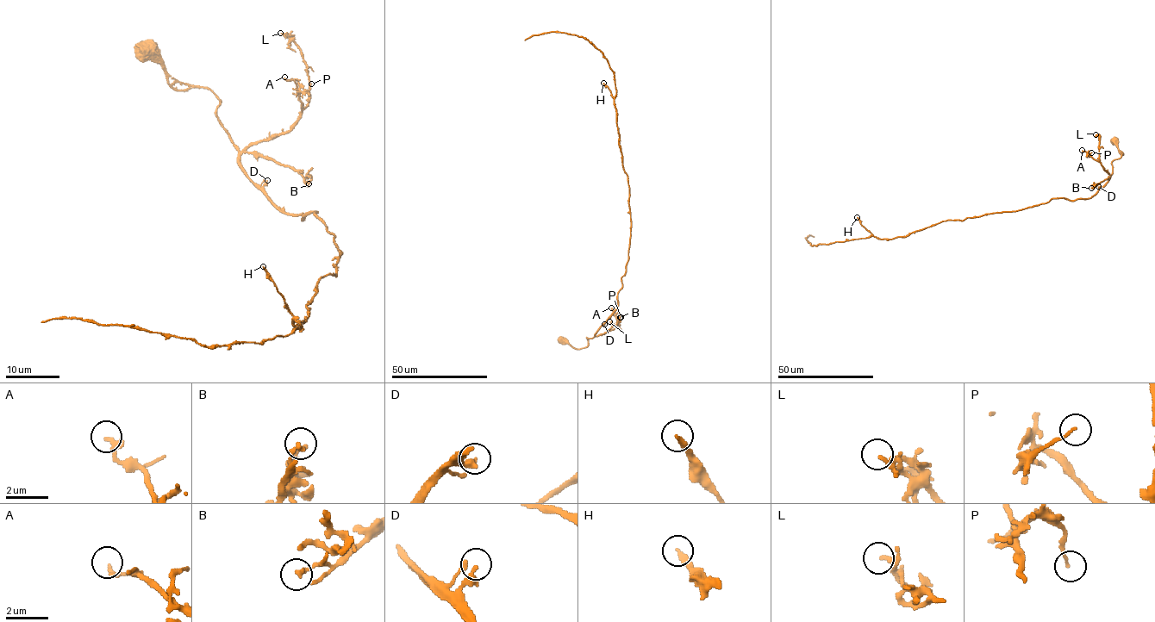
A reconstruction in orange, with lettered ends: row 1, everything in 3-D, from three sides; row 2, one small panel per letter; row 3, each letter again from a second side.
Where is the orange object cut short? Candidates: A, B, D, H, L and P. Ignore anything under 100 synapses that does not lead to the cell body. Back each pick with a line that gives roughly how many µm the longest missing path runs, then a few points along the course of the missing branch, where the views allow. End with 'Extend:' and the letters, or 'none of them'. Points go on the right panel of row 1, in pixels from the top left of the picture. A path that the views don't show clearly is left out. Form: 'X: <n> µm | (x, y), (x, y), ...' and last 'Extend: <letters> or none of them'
H: 110 µm | (857, 217), (856, 185), (881, 134), (885, 122), (887, 101), (893, 88), (894, 71), (888, 49)
Extend: H

